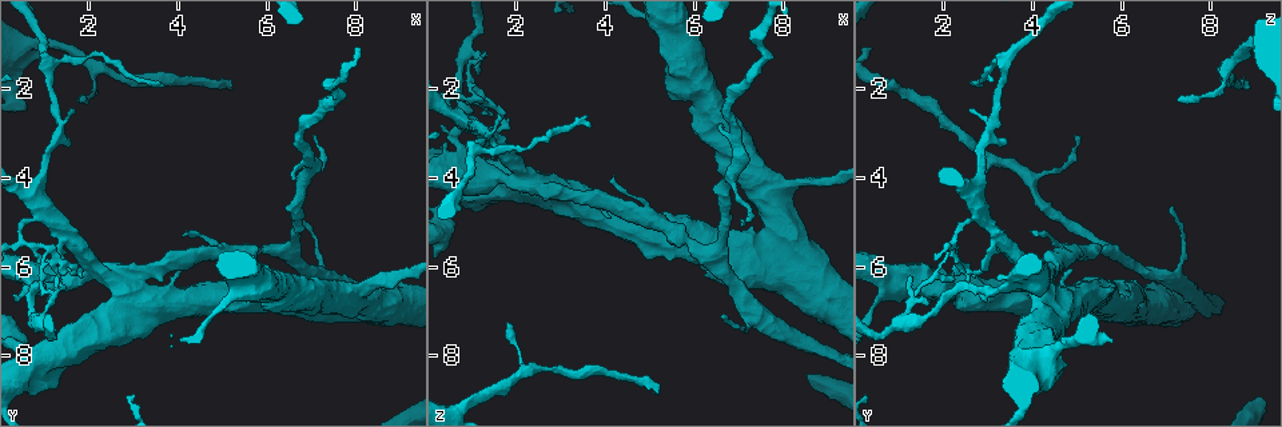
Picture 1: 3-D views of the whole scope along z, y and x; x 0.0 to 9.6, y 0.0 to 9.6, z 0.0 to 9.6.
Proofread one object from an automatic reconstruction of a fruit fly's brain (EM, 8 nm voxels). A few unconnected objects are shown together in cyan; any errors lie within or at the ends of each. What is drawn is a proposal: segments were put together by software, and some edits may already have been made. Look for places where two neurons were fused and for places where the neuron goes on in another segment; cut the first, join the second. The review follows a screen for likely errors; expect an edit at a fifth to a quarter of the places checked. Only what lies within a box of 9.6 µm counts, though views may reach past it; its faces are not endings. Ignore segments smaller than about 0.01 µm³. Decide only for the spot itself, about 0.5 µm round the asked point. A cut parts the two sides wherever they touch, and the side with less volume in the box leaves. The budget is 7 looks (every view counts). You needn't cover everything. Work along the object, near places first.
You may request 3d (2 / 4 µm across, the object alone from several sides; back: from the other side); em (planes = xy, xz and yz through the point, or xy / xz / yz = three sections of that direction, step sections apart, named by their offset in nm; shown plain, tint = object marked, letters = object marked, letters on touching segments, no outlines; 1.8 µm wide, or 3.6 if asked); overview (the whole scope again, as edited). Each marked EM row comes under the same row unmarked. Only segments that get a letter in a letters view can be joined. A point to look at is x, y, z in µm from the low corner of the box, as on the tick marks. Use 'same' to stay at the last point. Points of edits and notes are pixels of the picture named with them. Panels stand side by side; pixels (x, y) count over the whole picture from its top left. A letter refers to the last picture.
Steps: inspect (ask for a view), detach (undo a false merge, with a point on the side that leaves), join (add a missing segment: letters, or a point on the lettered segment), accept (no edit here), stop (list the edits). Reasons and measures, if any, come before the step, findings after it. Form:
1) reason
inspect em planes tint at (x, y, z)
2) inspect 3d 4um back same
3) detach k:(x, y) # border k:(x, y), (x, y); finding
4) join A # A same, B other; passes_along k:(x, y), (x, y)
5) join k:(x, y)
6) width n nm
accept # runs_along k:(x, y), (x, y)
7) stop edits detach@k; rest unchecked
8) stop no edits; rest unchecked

arms part here
inspect 3d 4um at (2.25, 6.15, 3.95)

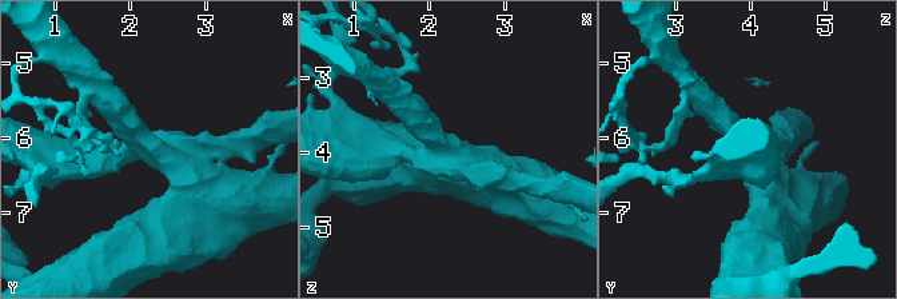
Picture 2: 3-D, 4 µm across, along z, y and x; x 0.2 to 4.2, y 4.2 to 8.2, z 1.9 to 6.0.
arms 3; arm_widths 280, 340, 500 nm
inspect em xy step 16 tint at (2.20, 6.10, 3.95)

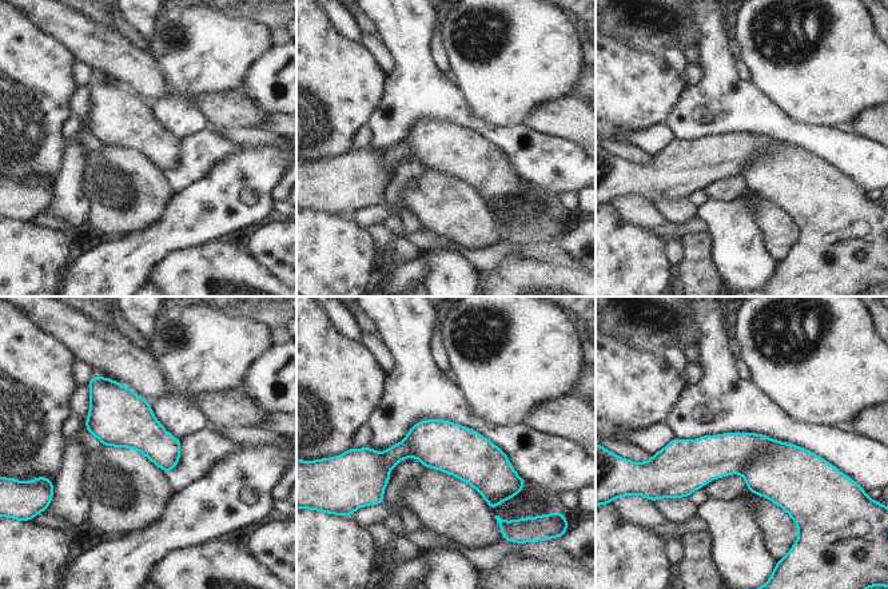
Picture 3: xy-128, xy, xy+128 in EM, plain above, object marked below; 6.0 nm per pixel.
inspect em planes letters same

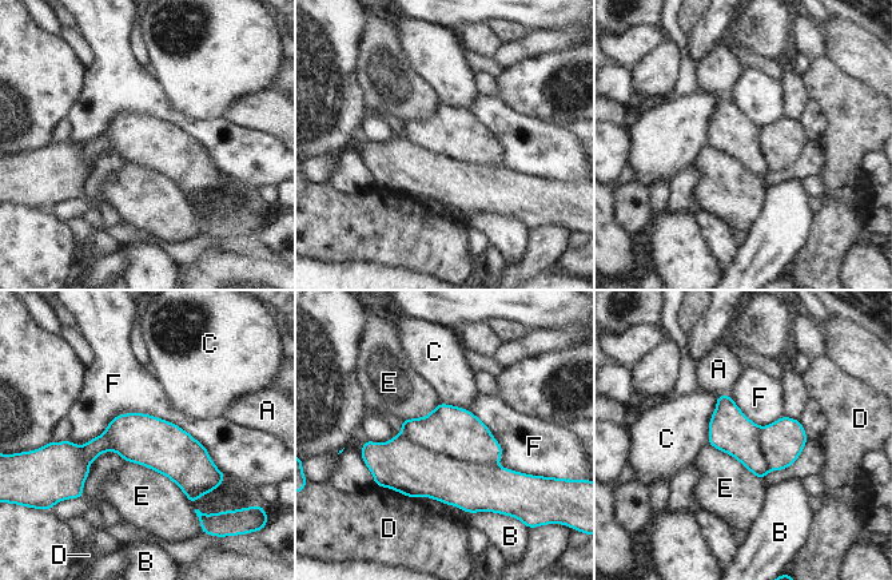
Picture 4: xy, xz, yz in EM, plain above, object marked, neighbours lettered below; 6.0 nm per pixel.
detach 4:(410, 469) # A other, B other, C other, D other, E other, F other; part_leaving 4:(366, 445), (439, 477), (516, 476); a second neuron is stuck on

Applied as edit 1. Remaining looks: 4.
arms part here
inspect em planes tint at (1.35, 3.10, 3.00)

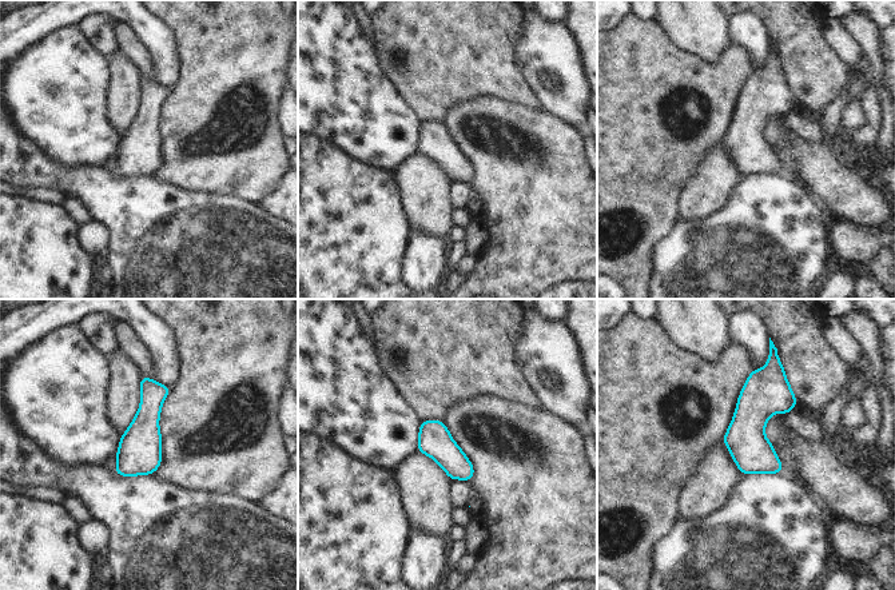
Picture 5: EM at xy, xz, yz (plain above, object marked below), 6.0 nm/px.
inspect em planes letters same

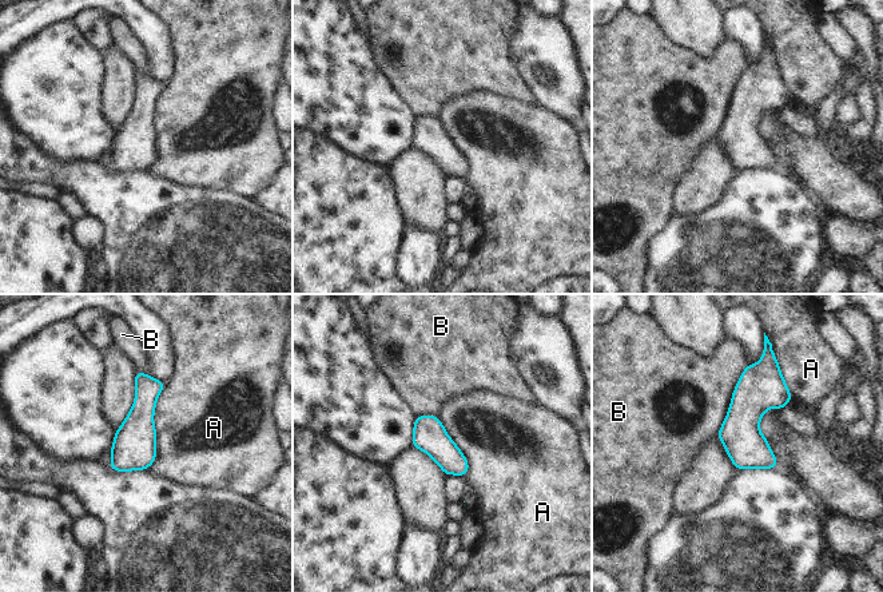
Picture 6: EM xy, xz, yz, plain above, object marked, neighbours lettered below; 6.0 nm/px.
width 200 nm; longest_contact A 550 nm
accept # A other, B other; one neuron here

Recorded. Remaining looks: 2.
free end
inspect 3d 4um back at (5.20, 2.05, 8.85)

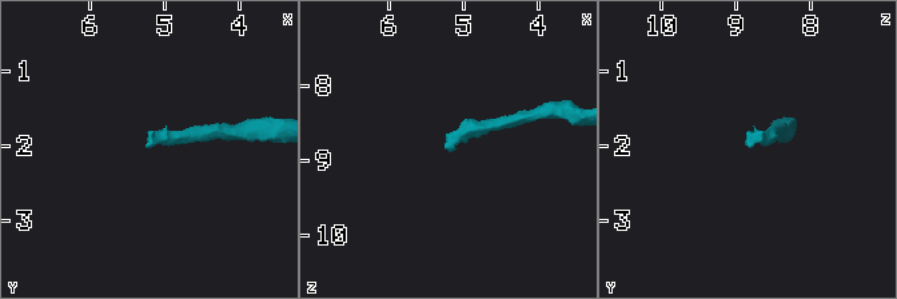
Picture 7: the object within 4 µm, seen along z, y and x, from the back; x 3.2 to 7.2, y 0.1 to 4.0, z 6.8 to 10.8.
inspect em planes letters at (5.20, 2.00, 8.85)

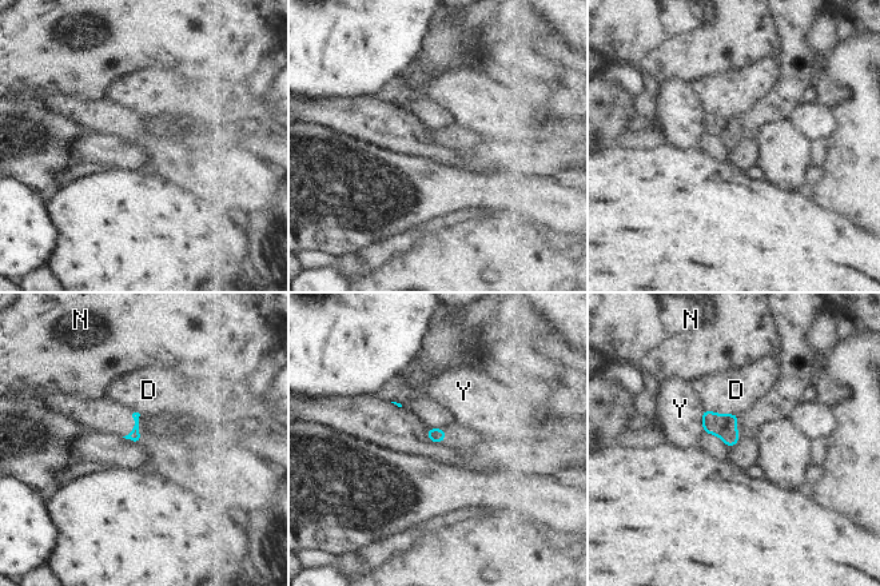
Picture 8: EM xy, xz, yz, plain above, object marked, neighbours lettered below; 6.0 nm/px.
accept # D other, N other, Y other; border 8:(704, 409), (712, 413), (737, 414); none of them fits

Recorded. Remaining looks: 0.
stop edits detach@4; rest unchecked

